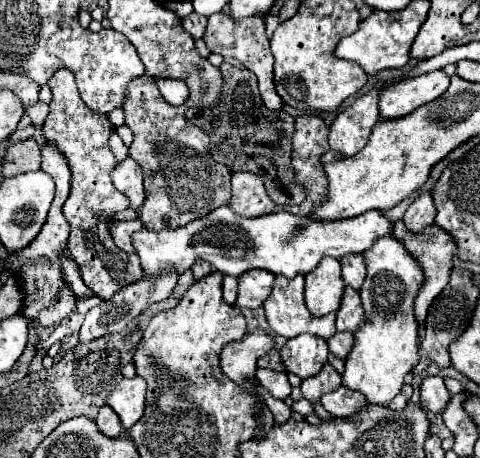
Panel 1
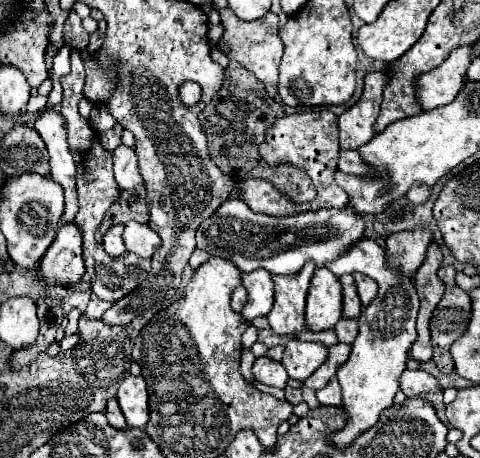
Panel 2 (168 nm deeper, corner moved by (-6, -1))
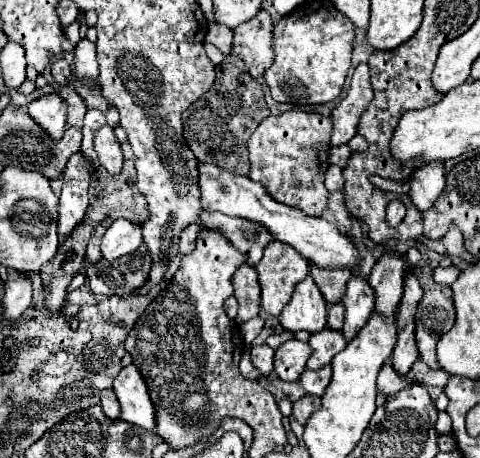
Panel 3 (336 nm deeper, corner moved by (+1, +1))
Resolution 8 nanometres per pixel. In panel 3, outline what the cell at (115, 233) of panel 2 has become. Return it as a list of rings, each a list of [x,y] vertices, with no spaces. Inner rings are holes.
[[[97,226],[95,230],[97,230],[97,234],[91,236],[91,242],[89,242],[89,246],[87,246],[87,254],[85,254],[87,262],[99,262],[99,260],[101,260],[101,250],[99,250],[99,248],[101,248],[101,238],[103,238],[103,234],[105,234],[107,228]]]

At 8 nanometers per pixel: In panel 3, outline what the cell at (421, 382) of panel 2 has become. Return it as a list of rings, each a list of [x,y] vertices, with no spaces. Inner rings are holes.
[[[389,360],[385,362],[385,366],[381,368],[379,378],[377,378],[377,390],[383,392],[385,396],[397,394],[399,390],[409,388],[409,386],[413,386],[413,384],[415,384],[415,380],[409,380],[407,376],[399,376],[399,374],[393,370],[393,366],[391,366]]]

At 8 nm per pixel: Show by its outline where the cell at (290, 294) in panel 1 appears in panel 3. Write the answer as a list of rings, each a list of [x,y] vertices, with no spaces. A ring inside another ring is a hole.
[[[271,242],[261,262],[255,266],[261,284],[261,306],[271,316],[279,316],[293,296],[295,286],[309,274],[309,262],[283,242]]]

